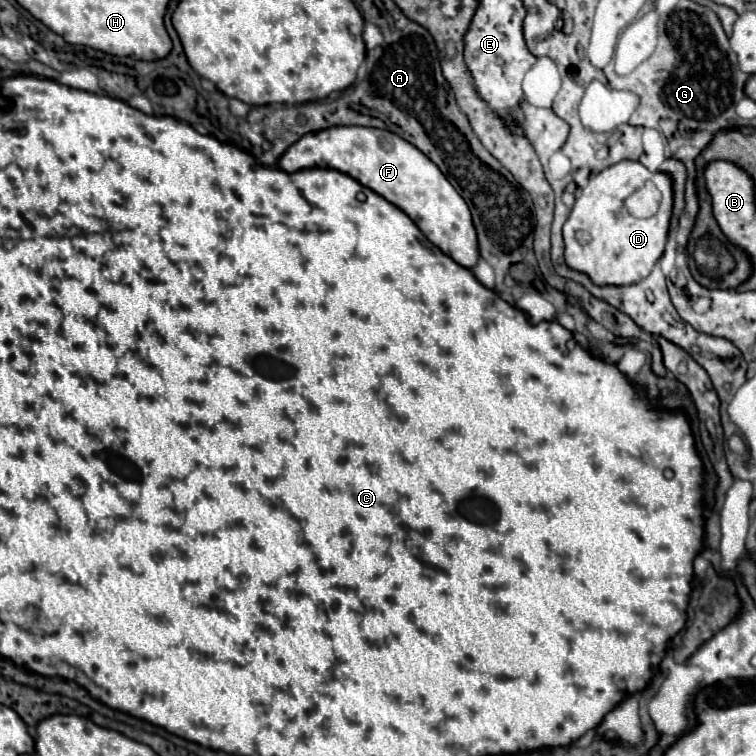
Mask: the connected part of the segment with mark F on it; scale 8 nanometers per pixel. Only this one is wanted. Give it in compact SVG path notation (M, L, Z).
M329 127L307 133L279 157L277 165L287 173L309 167L337 169L405 211L435 247L463 267L471 267L479 259L477 235L467 203L427 155L391 131L375 127Z

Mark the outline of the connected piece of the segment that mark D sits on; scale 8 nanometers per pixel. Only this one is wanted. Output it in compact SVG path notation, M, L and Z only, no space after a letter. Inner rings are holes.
M619 161L601 173L593 175L581 191L577 191L575 205L567 223L563 225L565 261L569 267L587 273L595 283L629 285L645 279L655 263L661 259L673 211L673 179L669 173L651 173L641 161ZM645 181L653 181L663 193L659 211L649 219L637 219L623 207L625 199L637 191Z

